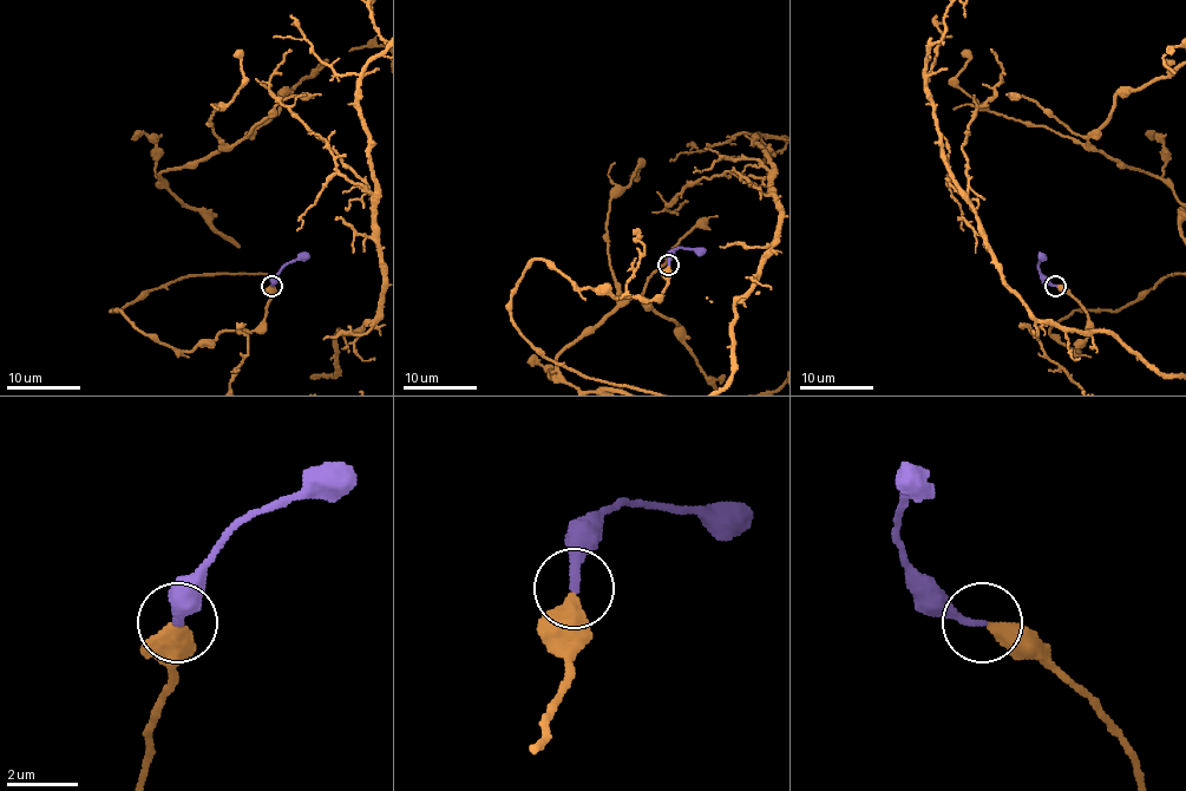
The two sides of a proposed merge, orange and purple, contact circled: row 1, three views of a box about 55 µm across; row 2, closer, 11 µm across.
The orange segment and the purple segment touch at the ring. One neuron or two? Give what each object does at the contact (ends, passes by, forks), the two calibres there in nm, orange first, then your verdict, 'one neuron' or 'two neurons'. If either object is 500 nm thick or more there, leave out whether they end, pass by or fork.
orange ends there; purple ends there; 480 nm thick on the orange side, 200 nm on the other; one neuron

